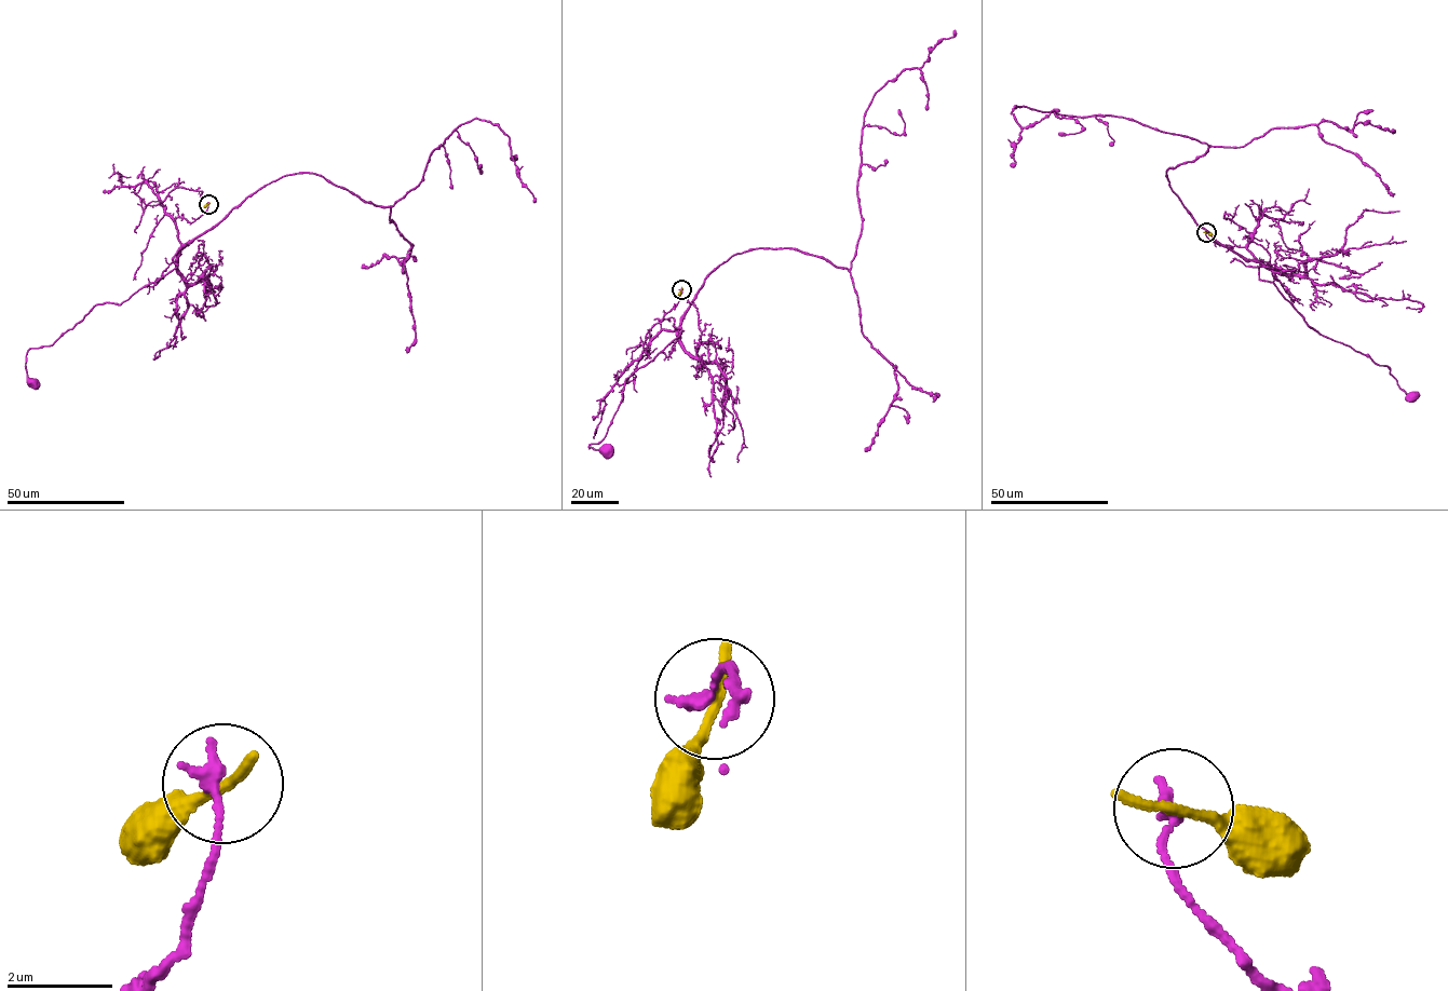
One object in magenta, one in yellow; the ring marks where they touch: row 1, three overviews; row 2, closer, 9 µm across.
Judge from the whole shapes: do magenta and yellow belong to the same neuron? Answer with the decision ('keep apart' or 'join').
keep apart

